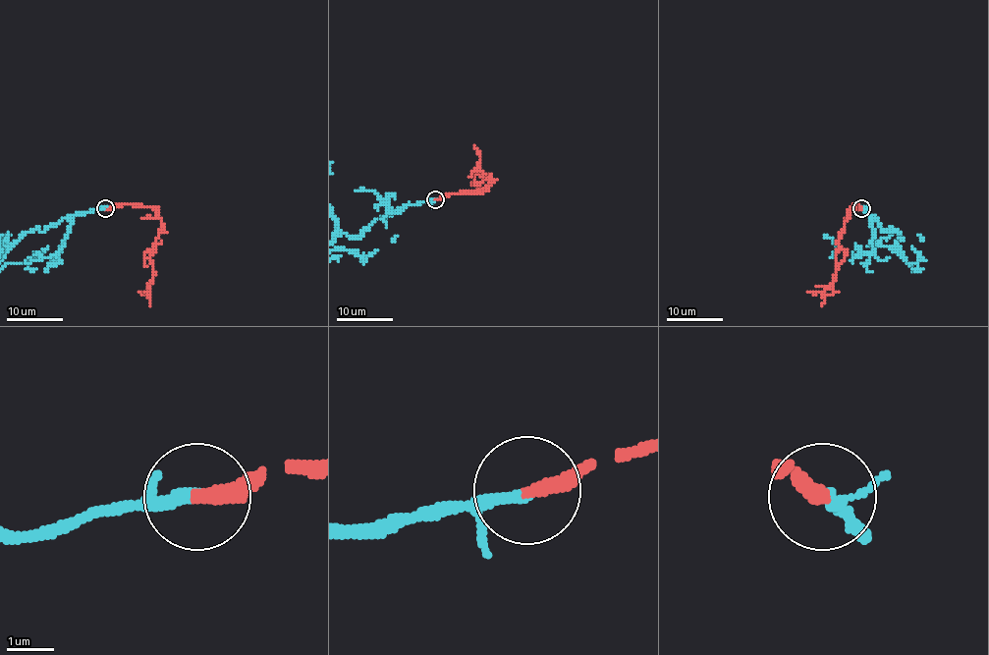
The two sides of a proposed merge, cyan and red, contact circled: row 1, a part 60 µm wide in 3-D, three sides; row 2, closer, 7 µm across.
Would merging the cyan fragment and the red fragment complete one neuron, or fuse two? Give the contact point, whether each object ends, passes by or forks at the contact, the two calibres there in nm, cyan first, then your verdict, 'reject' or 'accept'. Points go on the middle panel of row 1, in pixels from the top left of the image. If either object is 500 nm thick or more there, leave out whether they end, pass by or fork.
place (435, 199); cyan passes by; red ends; calibres 190 and 320 nm; accept

